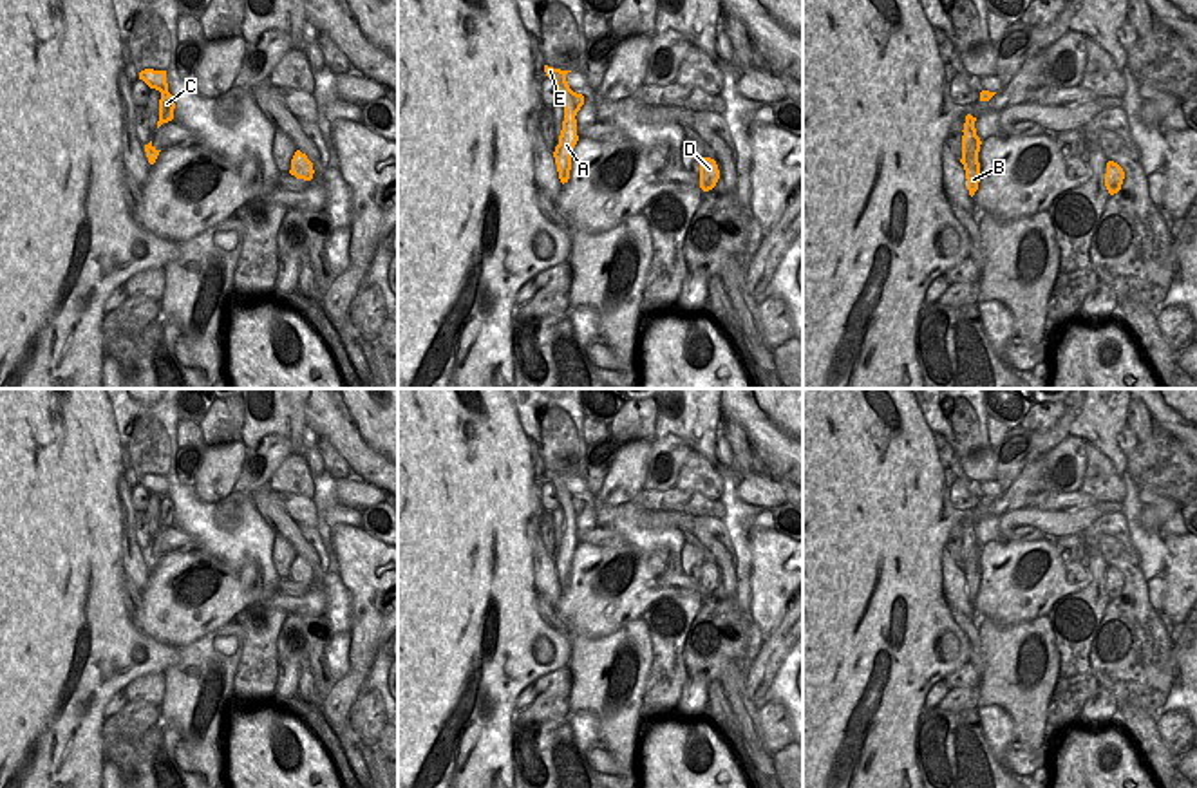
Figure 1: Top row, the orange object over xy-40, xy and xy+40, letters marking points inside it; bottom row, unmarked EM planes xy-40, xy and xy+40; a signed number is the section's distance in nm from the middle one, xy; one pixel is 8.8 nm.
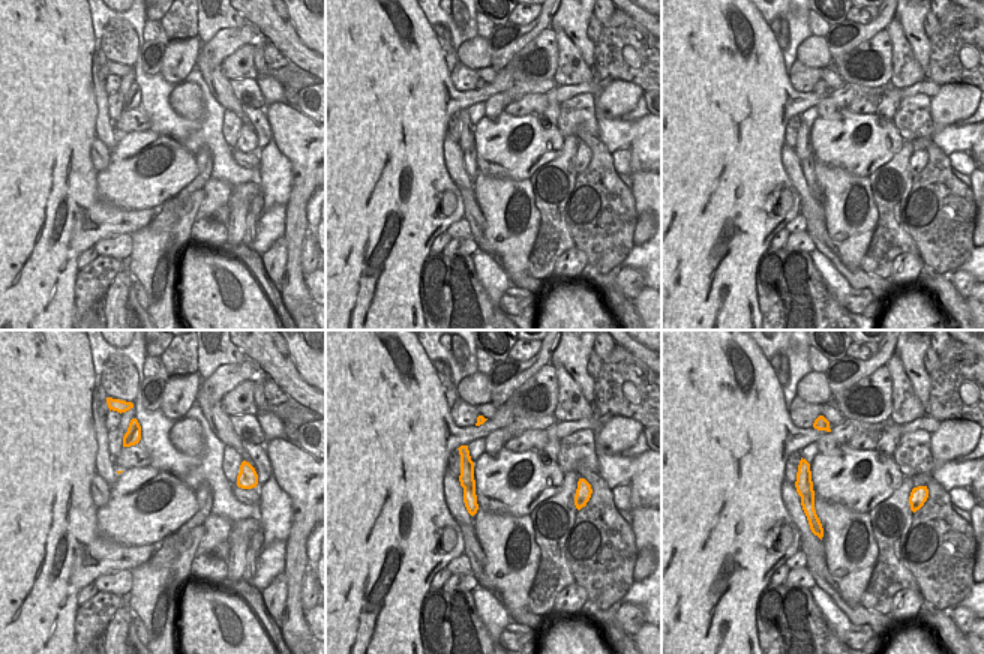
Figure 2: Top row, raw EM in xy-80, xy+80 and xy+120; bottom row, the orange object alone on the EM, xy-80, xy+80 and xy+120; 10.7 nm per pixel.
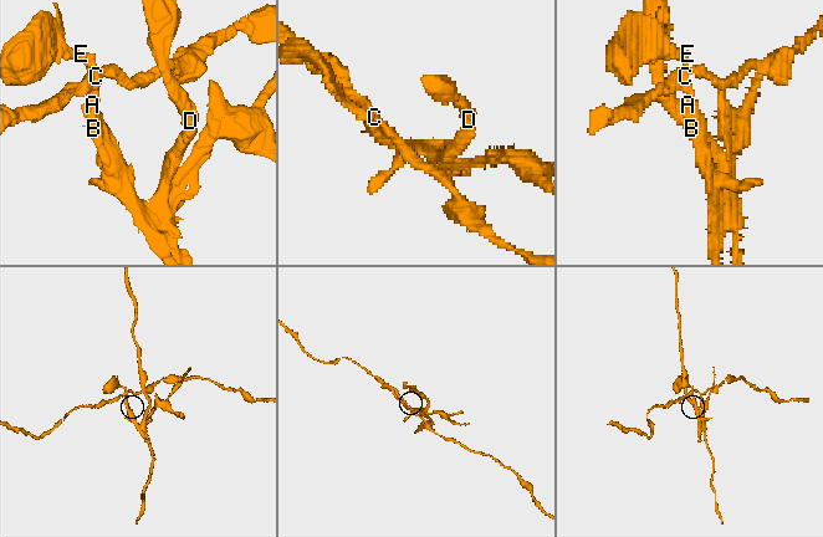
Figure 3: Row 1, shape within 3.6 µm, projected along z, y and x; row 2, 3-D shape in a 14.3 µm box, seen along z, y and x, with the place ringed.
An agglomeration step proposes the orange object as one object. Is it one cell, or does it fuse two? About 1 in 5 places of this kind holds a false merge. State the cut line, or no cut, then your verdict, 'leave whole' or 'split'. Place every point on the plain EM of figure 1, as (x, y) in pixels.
xy (577, 514), (565, 519) | split

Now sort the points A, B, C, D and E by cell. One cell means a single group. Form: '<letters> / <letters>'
A B D / C E

